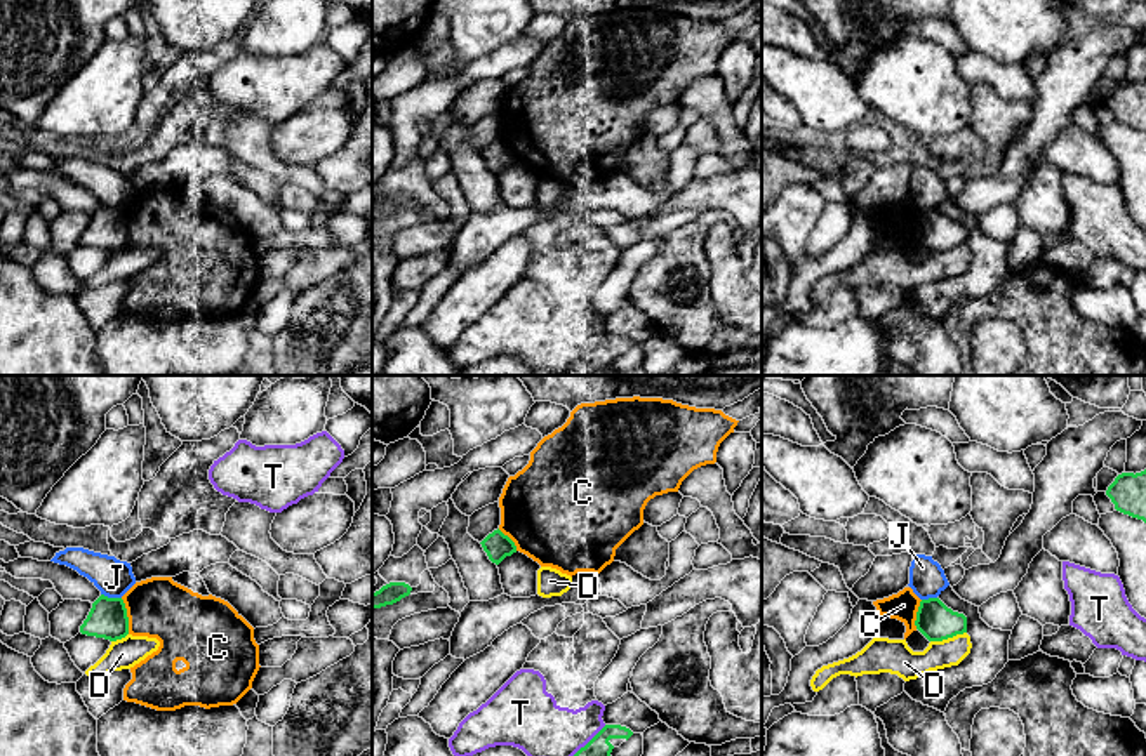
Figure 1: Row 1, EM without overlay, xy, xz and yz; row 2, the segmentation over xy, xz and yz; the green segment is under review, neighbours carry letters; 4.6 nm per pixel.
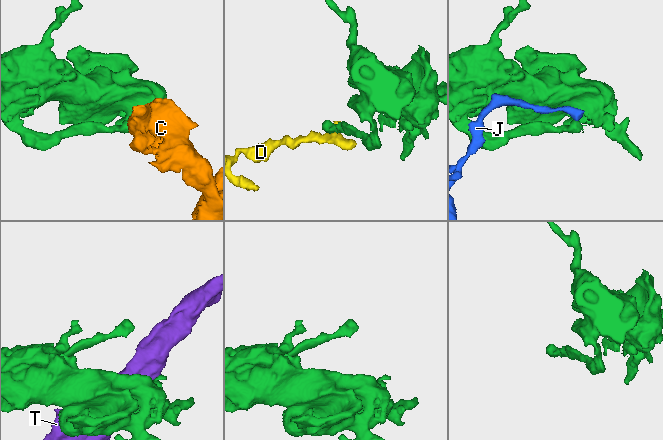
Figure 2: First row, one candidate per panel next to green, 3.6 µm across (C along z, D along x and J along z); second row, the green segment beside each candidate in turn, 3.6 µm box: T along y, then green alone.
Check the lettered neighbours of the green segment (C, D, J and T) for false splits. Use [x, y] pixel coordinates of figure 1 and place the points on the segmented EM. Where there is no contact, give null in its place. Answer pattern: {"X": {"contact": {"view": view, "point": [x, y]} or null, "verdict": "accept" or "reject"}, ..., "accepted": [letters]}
{"C": {"contact": {"view": "xy", "point": [126, 616]}, "verdict": "reject"}, "D": {"contact": {"view": "yz", "point": [948, 636]}, "verdict": "reject"}, "J": {"contact": {"view": "xy", "point": [112, 598]}, "verdict": "reject"}, "T": {"contact": {"view": "xz", "point": [590, 741]}, "verdict": "reject"}, "accepted": []}

